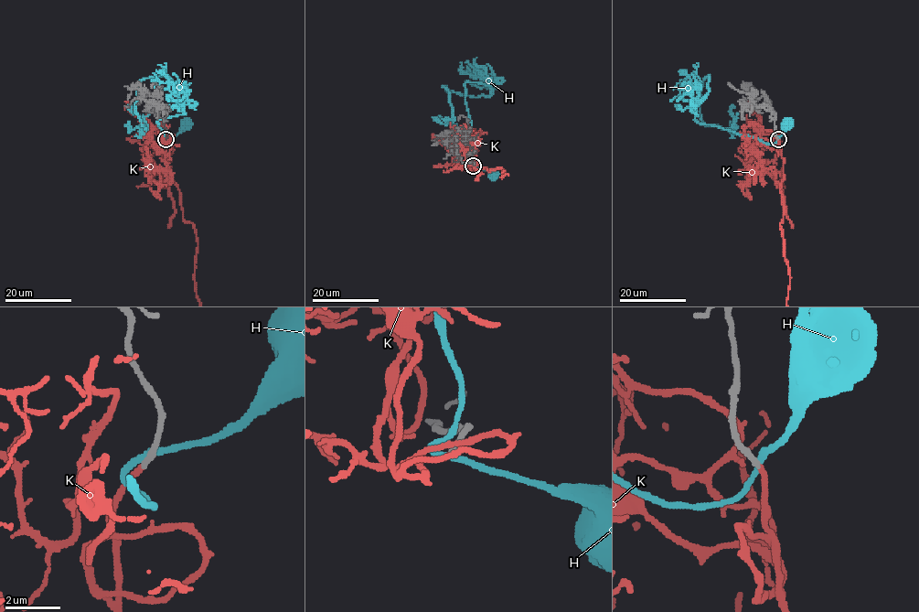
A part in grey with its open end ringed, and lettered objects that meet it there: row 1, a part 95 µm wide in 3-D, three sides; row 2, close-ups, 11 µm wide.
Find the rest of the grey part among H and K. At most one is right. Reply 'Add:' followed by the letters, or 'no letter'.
Add: K

